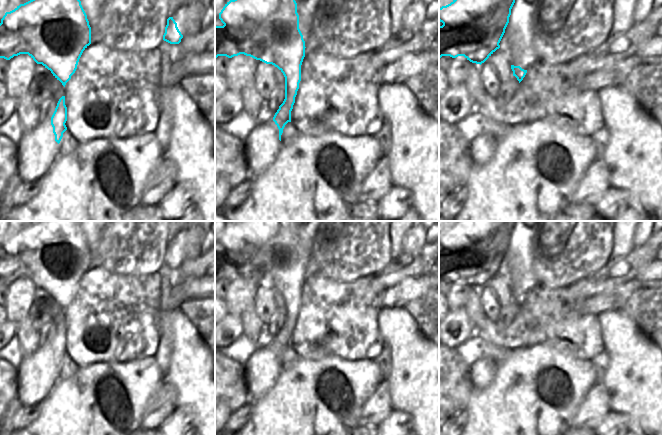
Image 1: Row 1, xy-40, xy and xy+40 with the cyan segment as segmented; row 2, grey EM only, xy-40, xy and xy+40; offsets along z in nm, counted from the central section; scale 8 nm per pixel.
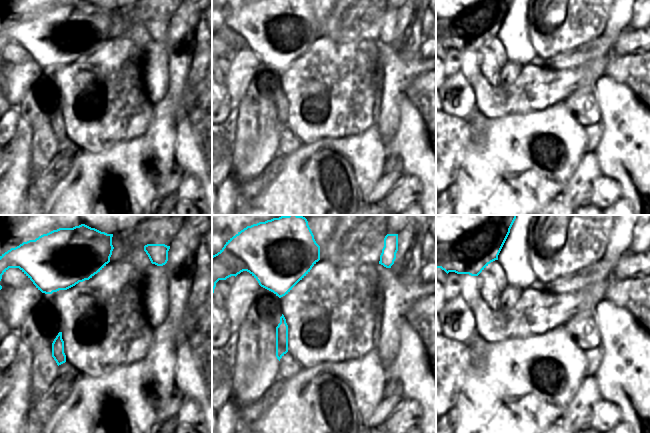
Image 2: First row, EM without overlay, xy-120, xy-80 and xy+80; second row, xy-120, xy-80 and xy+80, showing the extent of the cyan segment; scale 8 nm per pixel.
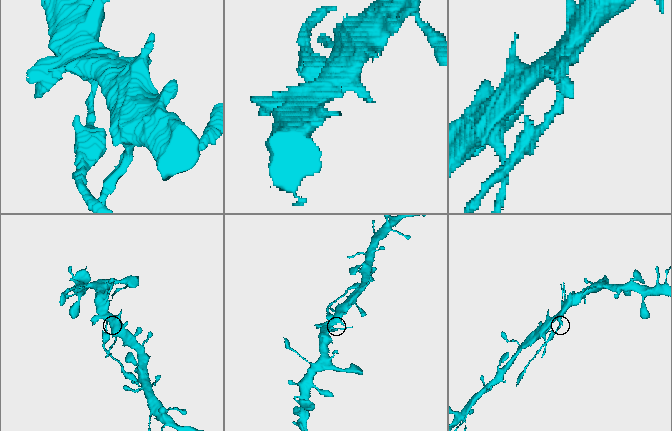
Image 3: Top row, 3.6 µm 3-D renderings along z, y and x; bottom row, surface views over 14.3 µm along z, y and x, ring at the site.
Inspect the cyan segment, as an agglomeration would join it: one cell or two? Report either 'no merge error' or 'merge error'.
merge error

